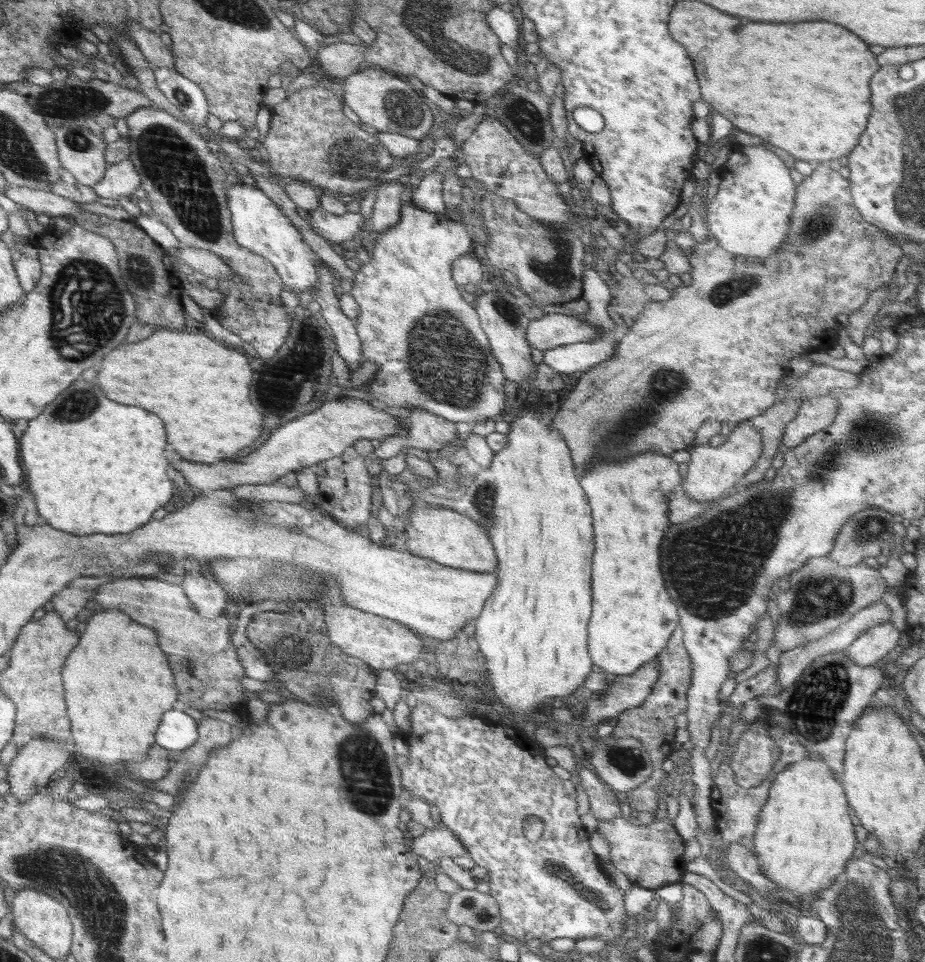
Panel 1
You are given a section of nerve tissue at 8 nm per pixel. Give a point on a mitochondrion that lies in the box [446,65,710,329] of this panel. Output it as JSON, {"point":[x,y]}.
{"point":[555,272]}

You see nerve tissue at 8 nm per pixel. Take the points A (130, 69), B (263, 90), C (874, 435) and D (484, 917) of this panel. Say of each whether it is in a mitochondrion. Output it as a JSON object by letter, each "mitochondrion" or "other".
{"A":"mitochondrion","B":"other","C":"mitochondrion","D":"other"}

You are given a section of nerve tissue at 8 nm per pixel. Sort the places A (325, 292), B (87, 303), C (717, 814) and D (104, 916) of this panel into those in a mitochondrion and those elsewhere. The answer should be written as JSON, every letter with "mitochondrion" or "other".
{"A":"other","B":"mitochondrion","C":"other","D":"mitochondrion"}

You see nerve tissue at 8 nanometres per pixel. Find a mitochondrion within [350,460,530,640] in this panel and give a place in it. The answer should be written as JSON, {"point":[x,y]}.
{"point":[485,497]}

